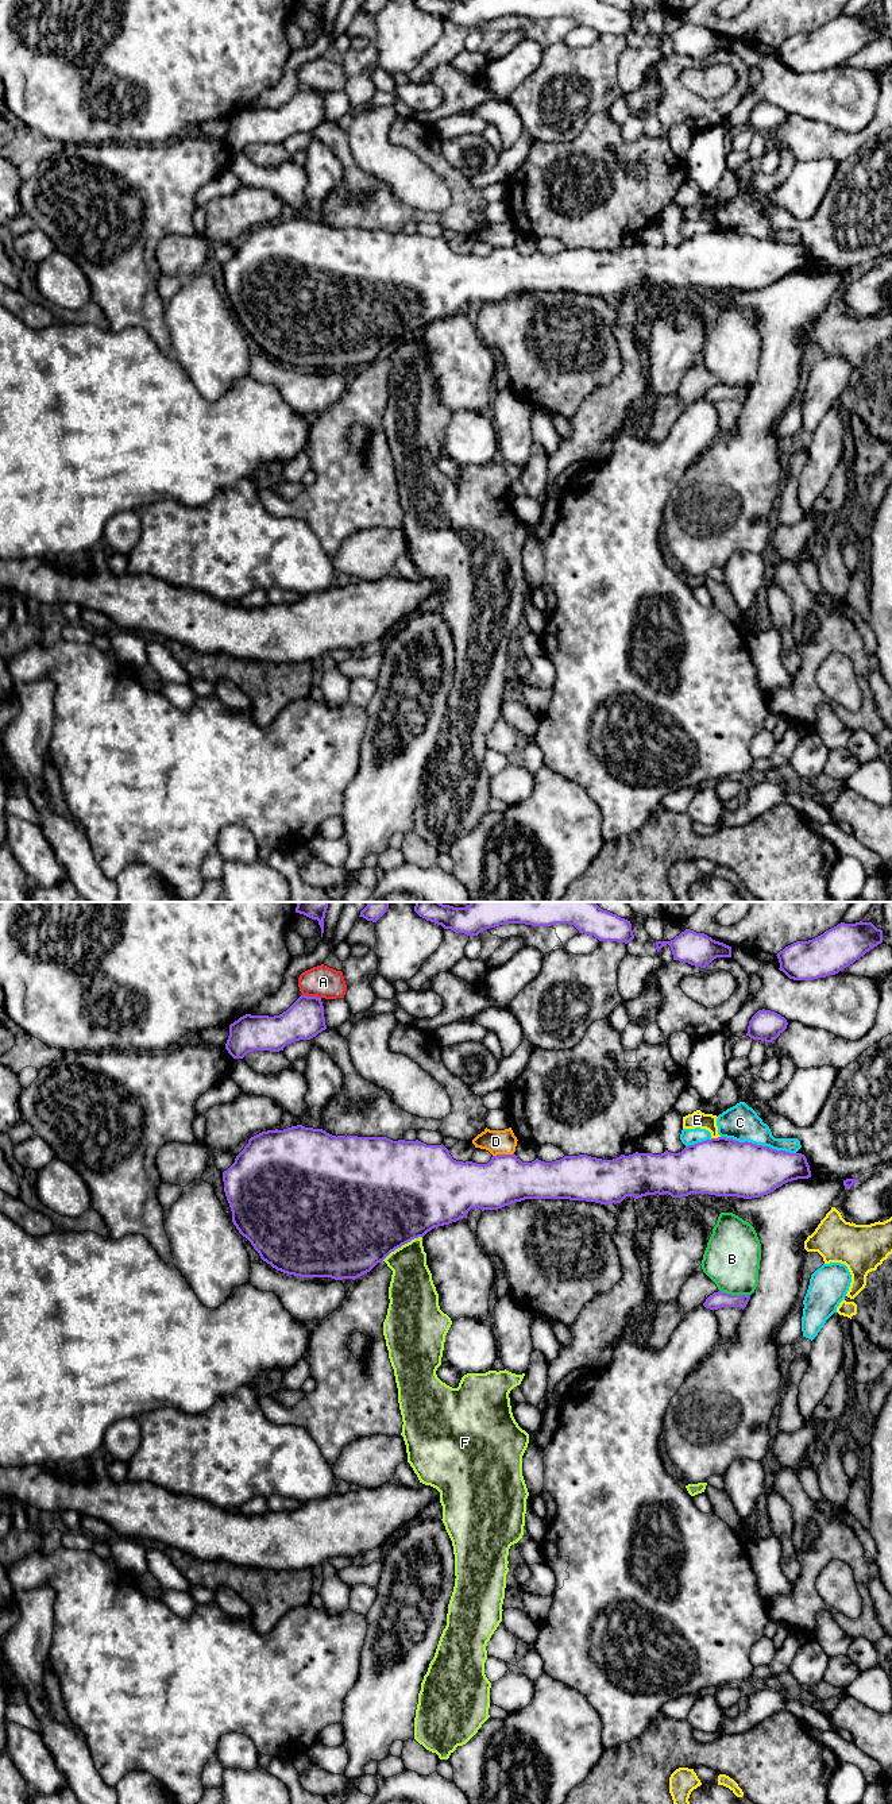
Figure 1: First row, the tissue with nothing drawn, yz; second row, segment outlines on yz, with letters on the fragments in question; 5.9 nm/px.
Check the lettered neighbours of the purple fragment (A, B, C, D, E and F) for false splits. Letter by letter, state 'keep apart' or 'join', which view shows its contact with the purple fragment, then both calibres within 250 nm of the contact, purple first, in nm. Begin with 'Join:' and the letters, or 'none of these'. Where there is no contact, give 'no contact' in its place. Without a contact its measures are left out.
Join: none of these
A: keep apart | yz | 240/190 nm
B: keep apart | yz | 100/340 nm
C: keep apart | yz | 360/220 nm
D: keep apart | yz | 300/140 nm
E: keep apart | yz | 360/100 nm
F: keep apart | yz | 500/260 nm

